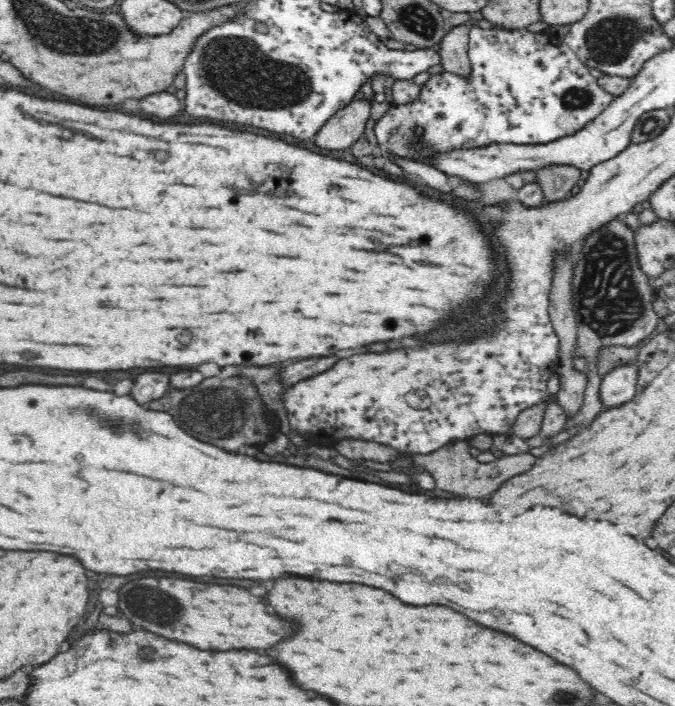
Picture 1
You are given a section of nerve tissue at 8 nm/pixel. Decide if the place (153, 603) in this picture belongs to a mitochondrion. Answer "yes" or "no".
yes

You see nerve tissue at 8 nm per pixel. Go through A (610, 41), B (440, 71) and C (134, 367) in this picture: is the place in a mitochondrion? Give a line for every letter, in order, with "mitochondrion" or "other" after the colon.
A: mitochondrion
B: other
C: other

